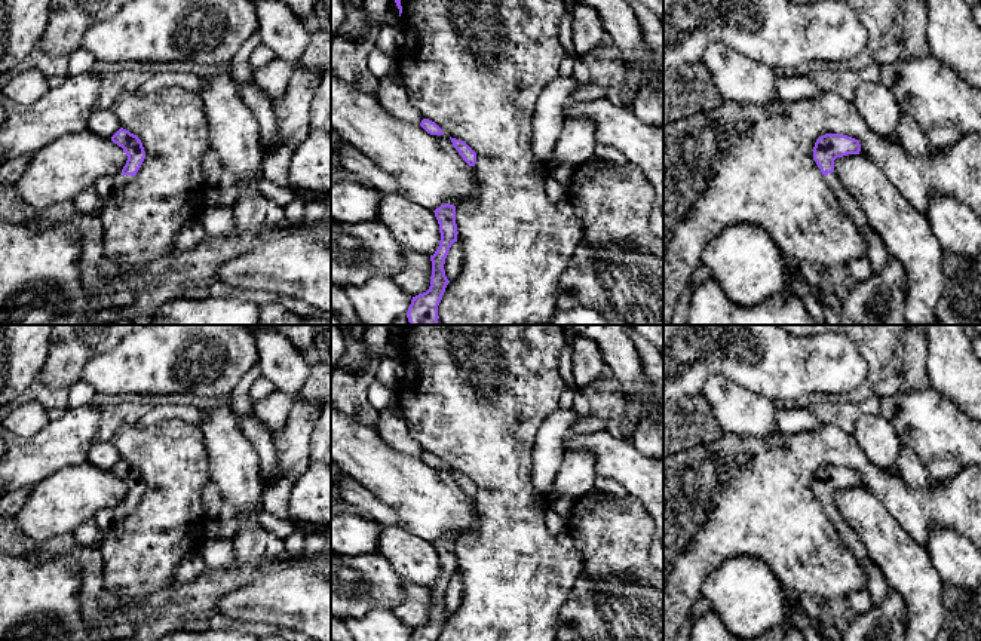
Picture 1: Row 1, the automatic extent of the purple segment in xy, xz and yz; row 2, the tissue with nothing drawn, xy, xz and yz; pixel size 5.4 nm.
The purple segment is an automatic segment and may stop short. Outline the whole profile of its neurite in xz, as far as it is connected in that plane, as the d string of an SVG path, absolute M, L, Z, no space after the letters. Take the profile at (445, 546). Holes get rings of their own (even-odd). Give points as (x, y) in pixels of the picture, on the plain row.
M445 536L436 540L435 549L439 556L441 573L432 594L430 619L426 625L413 629L408 641L438 641L442 628L450 613L445 608L444 596L448 583L454 574L457 574L457 556L456 556L456 539Z

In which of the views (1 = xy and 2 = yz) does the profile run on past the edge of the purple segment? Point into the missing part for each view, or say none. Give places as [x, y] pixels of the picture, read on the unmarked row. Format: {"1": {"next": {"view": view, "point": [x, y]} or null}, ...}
{"1": {"next": null}, "2": {"next": null}}

